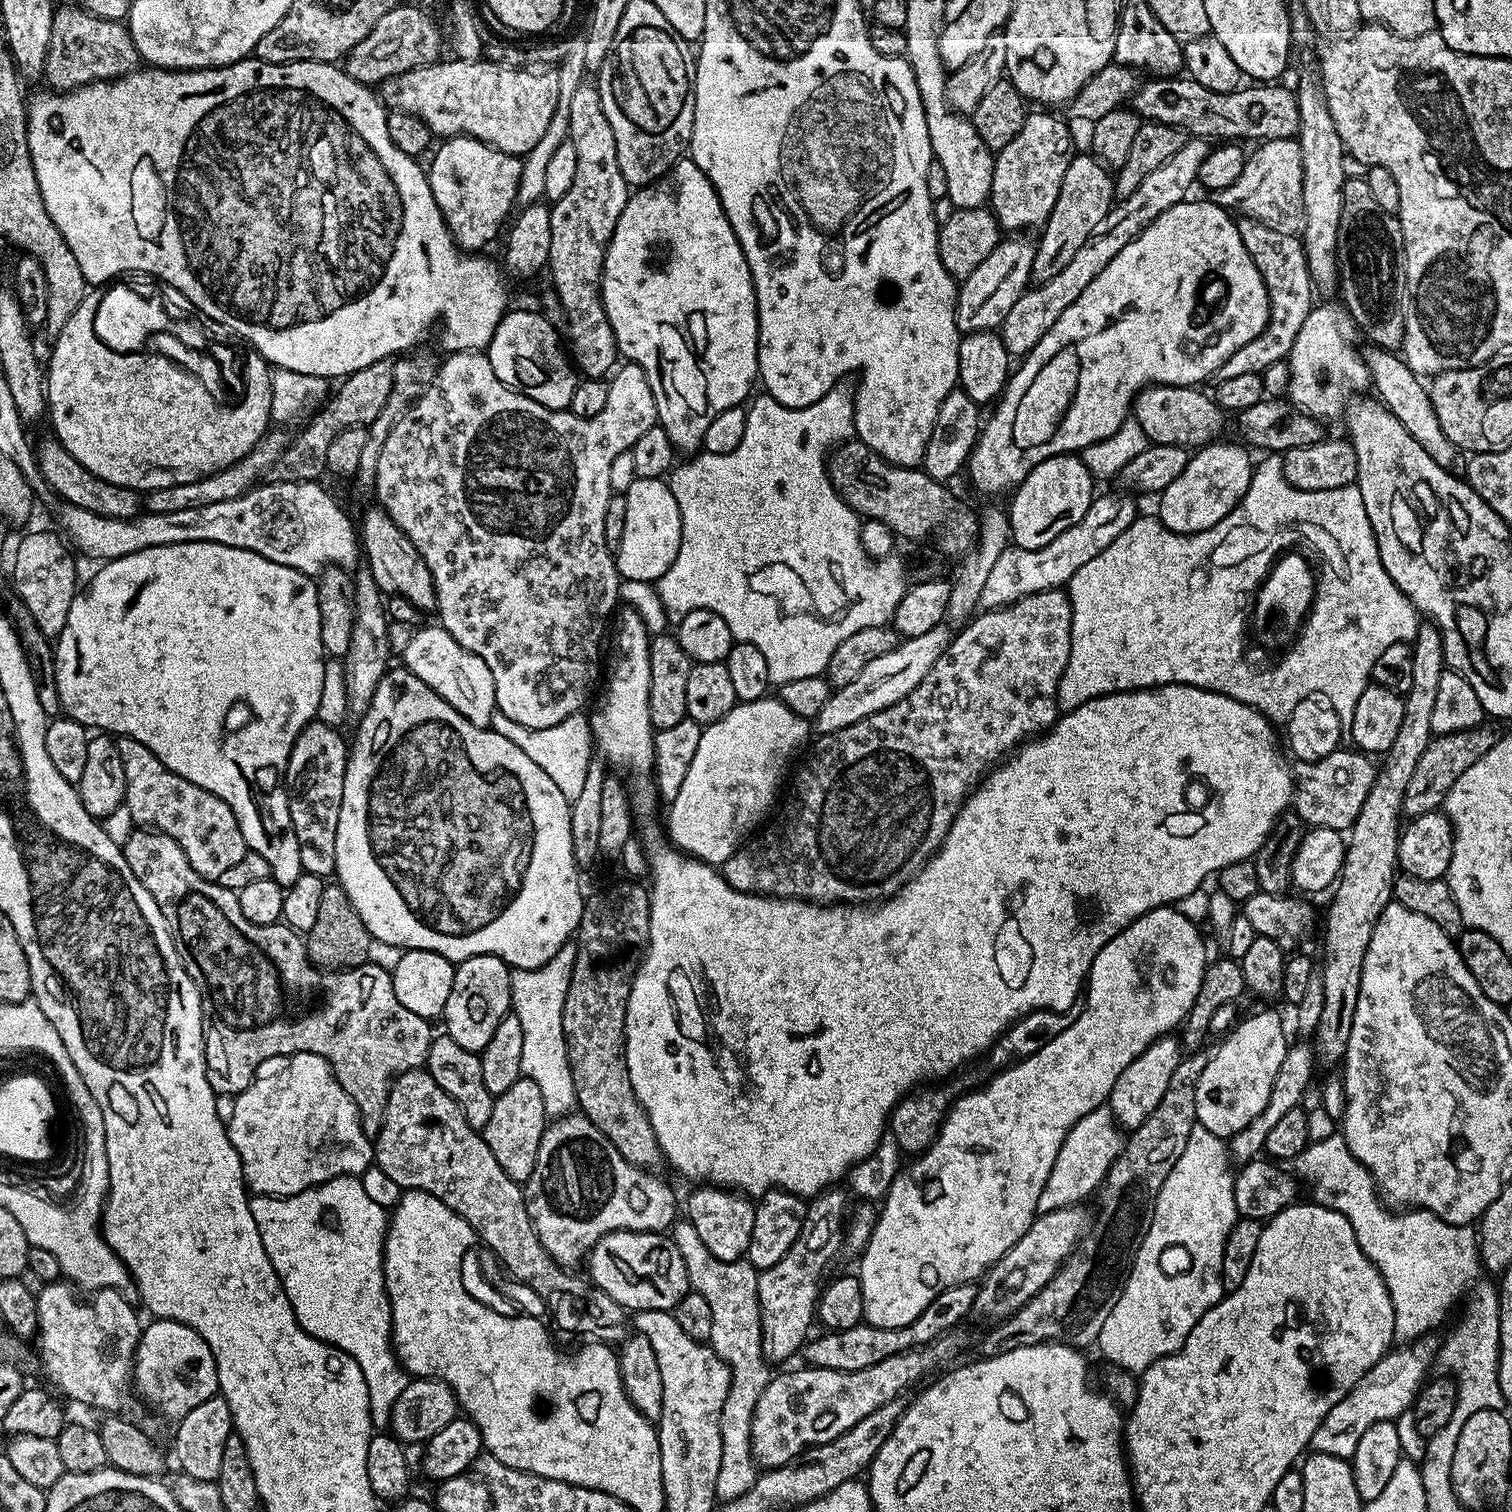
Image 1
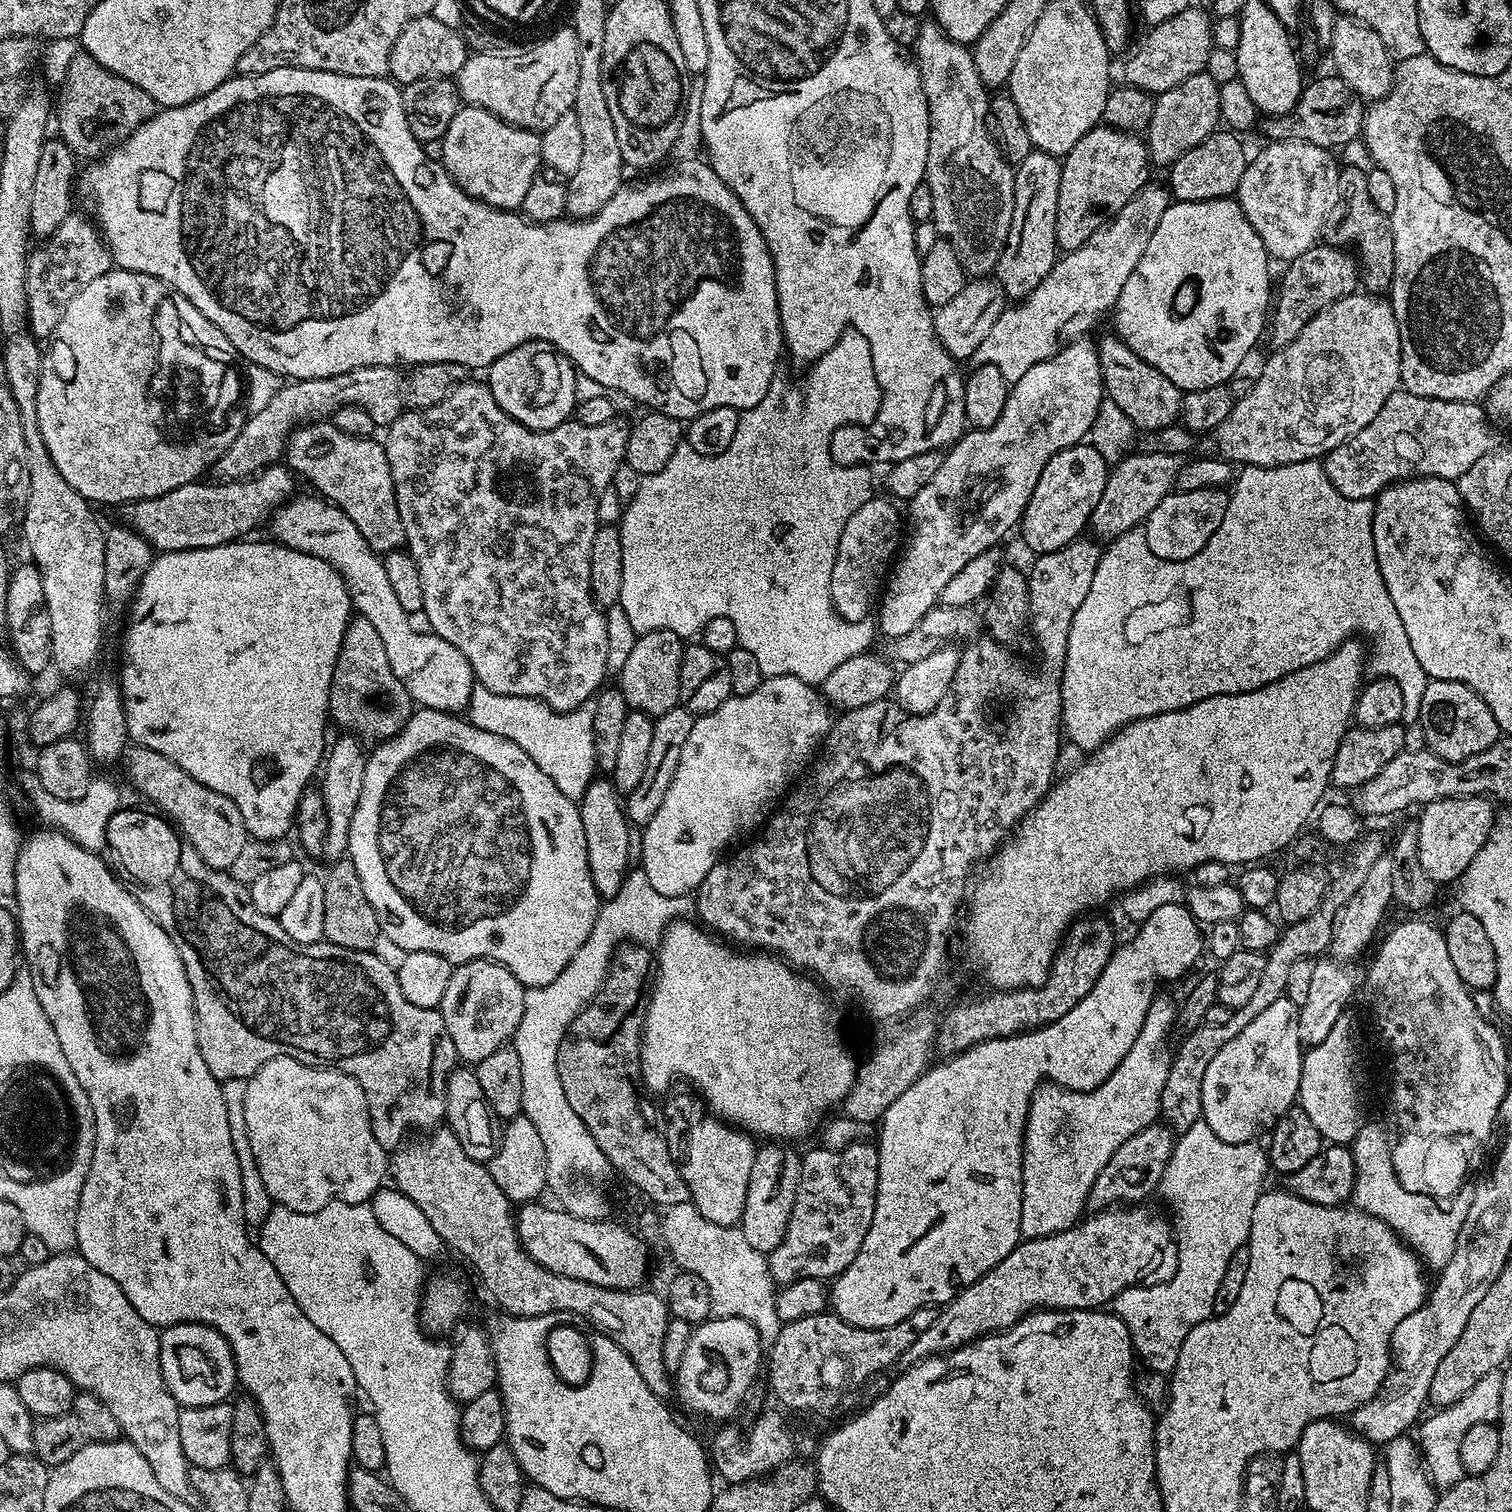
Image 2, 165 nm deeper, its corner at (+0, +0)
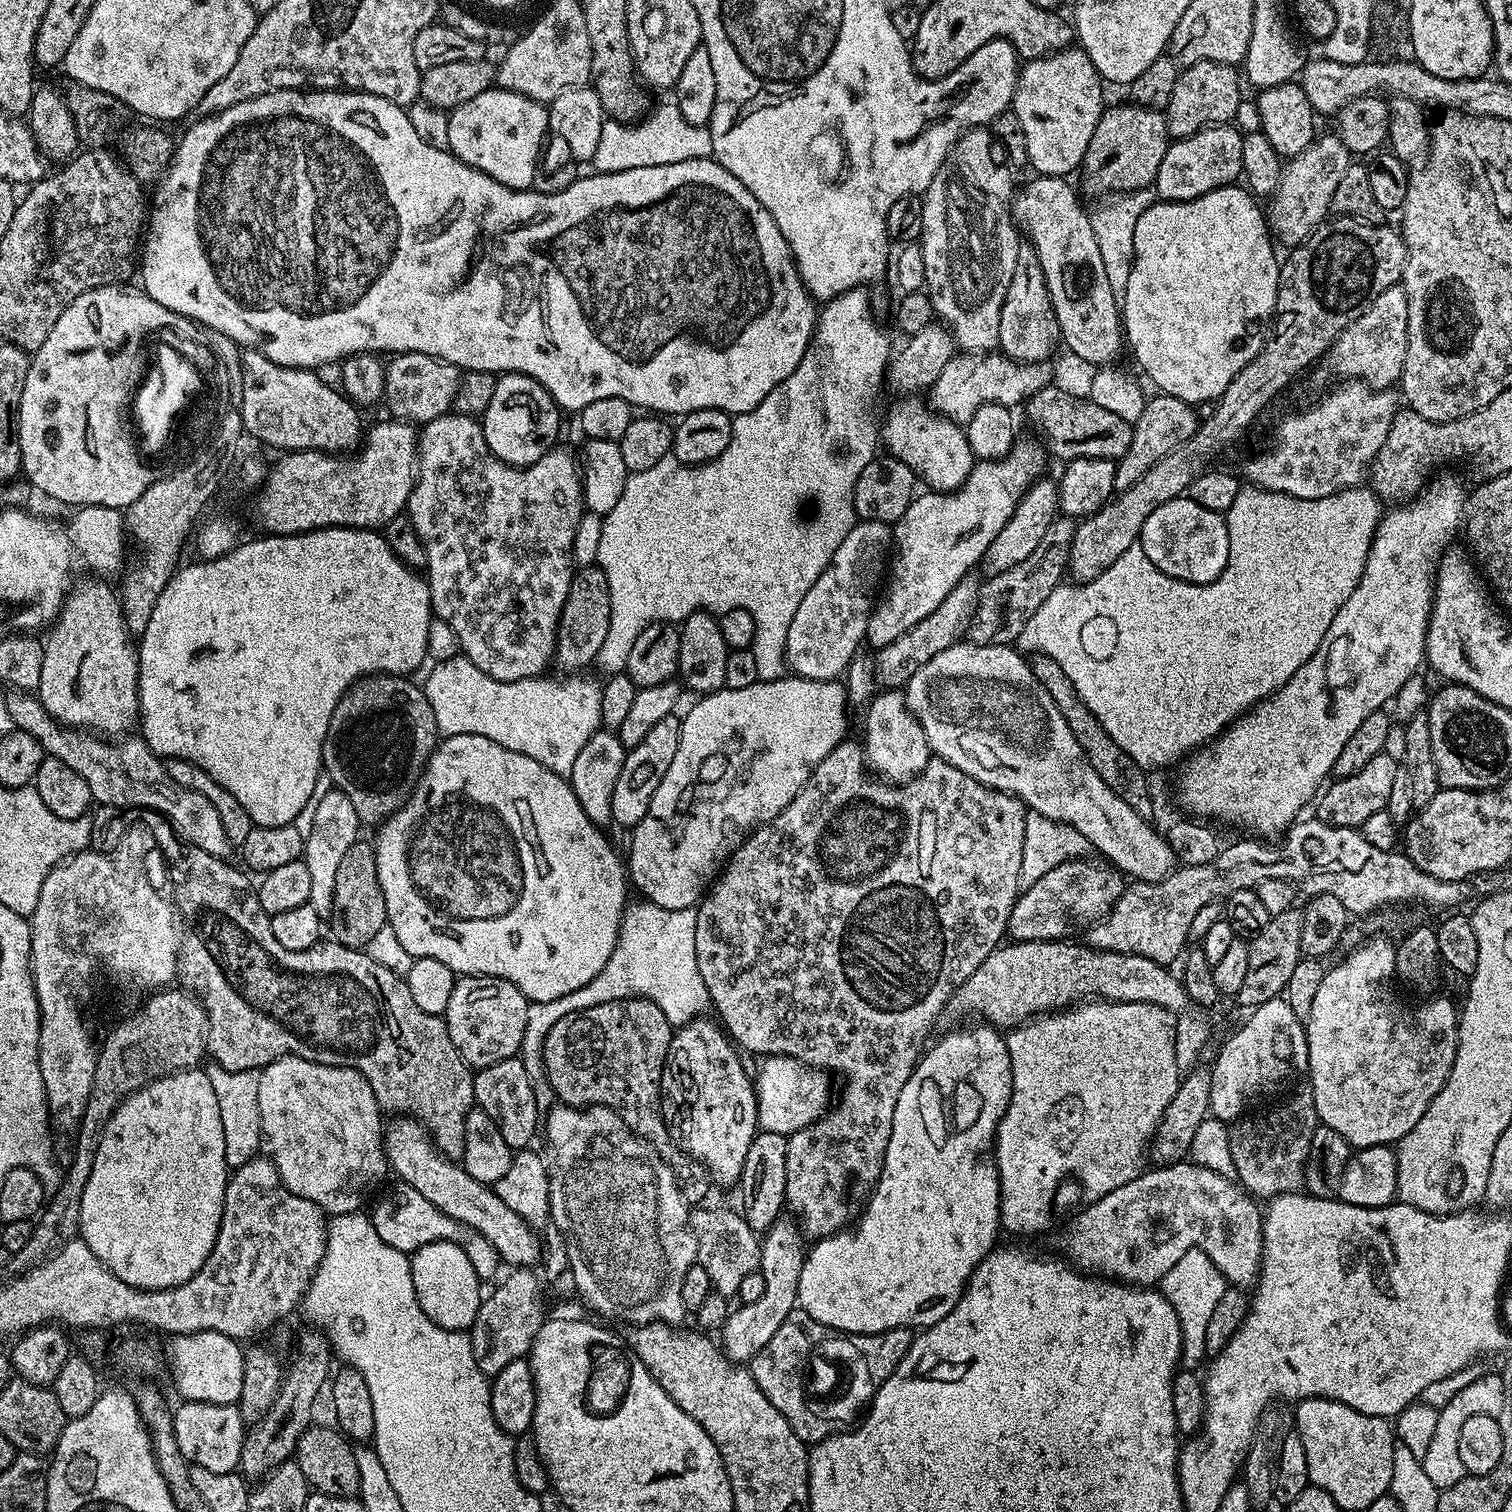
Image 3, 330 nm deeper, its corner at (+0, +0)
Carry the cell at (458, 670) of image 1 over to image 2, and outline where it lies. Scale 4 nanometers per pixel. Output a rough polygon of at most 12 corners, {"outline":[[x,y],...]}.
{"outline":[[316,494],[271,539],[330,562],[419,707],[463,713],[472,663],[412,628],[362,530]]}

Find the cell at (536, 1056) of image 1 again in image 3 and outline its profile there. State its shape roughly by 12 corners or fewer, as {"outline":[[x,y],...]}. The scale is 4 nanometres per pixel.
{"outline":[[629,903],[610,962],[578,990],[529,1003],[519,1055],[536,1105],[554,1022],[640,996],[673,1029],[709,1011],[695,907]]}

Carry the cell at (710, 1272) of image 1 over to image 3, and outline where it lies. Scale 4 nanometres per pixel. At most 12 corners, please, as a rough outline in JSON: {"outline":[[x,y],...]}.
{"outline":[[697,1207],[696,1263],[732,1298],[760,1267],[739,1211]]}

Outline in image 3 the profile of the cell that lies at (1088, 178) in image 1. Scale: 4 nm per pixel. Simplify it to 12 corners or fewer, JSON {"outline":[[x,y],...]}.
{"outline":[[1105,107],[1086,146],[1085,193],[1155,185],[1163,111]]}

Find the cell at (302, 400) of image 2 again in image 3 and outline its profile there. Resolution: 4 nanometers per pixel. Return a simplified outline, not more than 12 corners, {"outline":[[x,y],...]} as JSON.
{"outline":[[430,354],[385,363],[383,403],[423,426],[453,411],[461,369]]}

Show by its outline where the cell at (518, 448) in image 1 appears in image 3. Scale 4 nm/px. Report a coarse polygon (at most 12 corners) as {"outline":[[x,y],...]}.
{"outline":[[475,415],[419,429],[406,514],[437,621],[540,676],[574,575],[580,464]]}

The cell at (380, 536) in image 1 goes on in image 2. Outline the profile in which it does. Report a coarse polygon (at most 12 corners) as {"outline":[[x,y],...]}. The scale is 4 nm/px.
{"outline":[[309,422],[286,464],[362,530],[405,547],[379,439]]}

